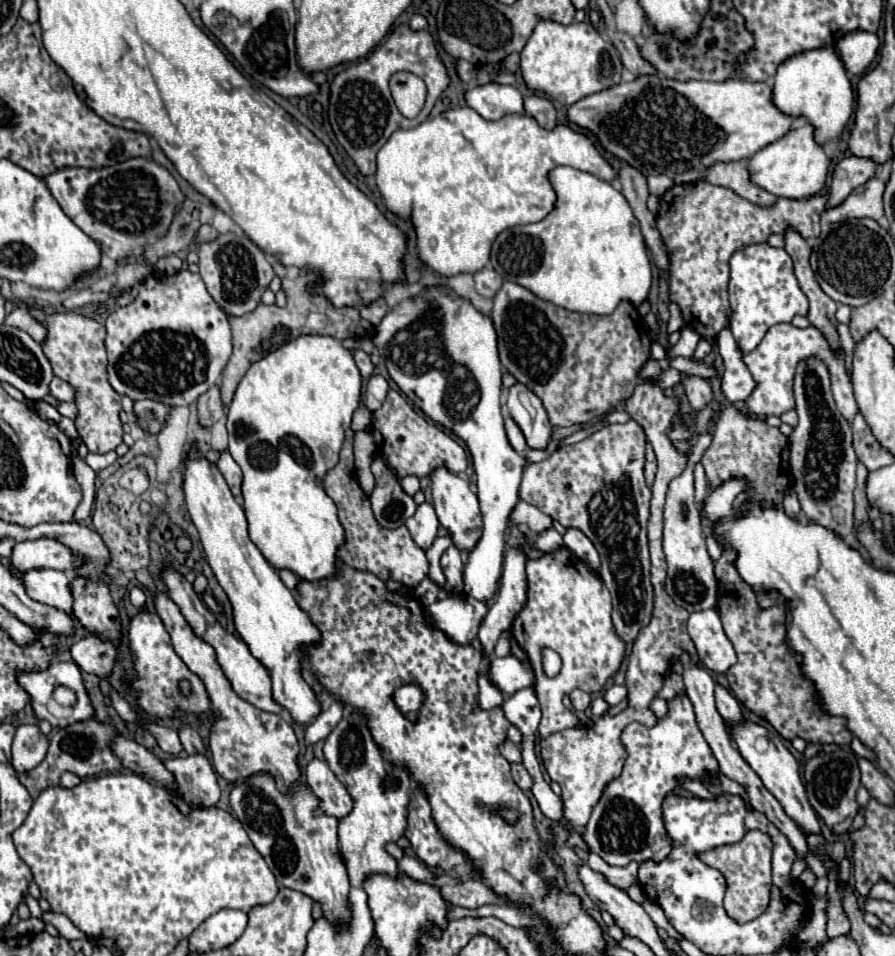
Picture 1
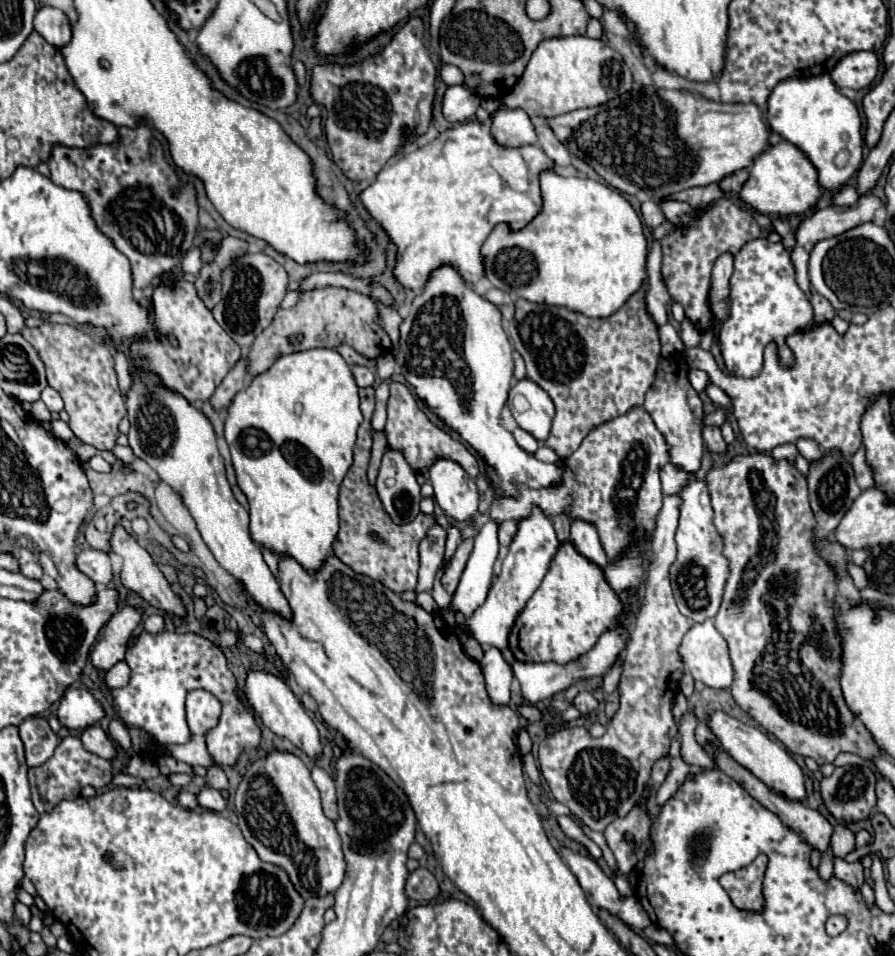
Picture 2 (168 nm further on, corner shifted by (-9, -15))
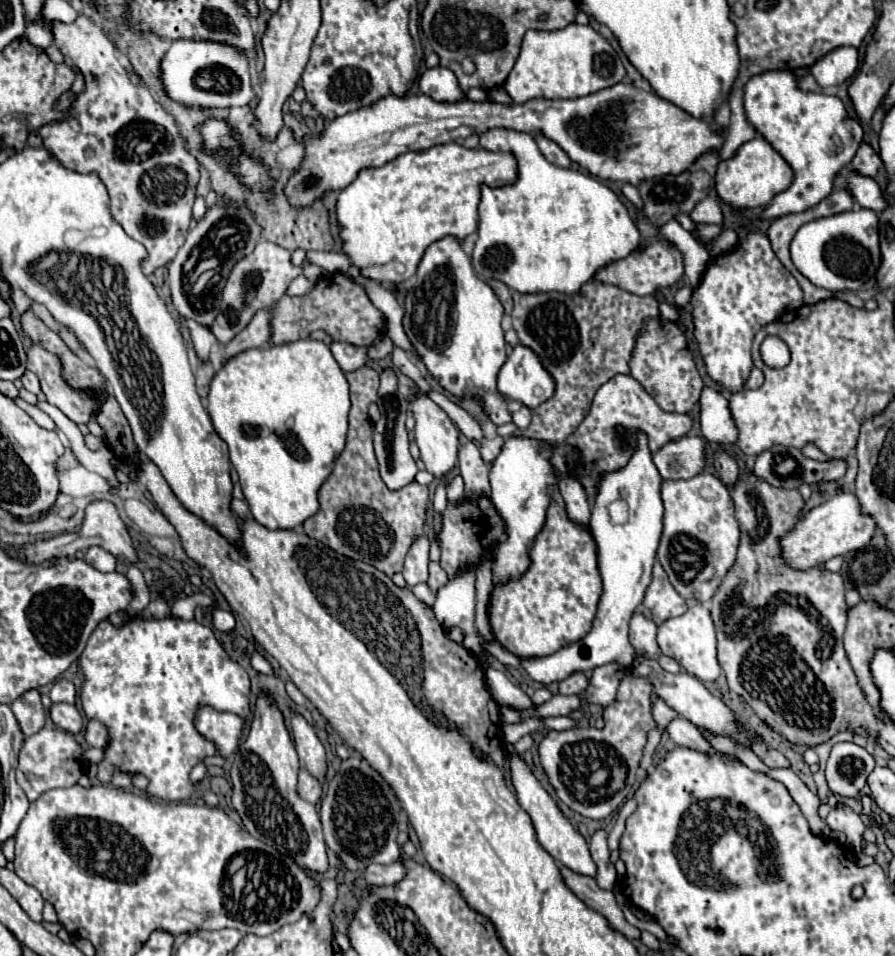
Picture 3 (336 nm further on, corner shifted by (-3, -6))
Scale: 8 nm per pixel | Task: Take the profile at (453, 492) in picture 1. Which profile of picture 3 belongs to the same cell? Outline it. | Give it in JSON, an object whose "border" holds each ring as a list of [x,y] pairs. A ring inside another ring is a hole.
{"border":[[[410,389],[408,393],[410,397],[410,409],[416,417],[416,427],[414,427],[414,439],[418,443],[418,449],[420,449],[420,457],[426,465],[426,469],[436,477],[444,477],[446,473],[452,471],[452,467],[456,465],[458,461],[458,429],[456,425],[452,423],[452,419],[426,395],[418,395],[414,389]]]}

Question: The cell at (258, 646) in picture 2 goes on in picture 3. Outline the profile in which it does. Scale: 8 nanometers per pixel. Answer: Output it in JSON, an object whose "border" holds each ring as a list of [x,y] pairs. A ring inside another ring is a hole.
{"border":[[[255,651],[251,657],[250,663],[251,666],[256,669],[256,671],[260,671],[260,673],[264,673],[264,675],[274,675],[274,671],[272,671],[272,665],[270,665],[265,657],[259,654],[257,651]]]}

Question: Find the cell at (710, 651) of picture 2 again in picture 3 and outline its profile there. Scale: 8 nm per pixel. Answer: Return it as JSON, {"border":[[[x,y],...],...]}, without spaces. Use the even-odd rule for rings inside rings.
{"border":[[[688,603],[688,611],[680,617],[666,619],[658,625],[656,641],[660,645],[662,655],[668,655],[680,663],[690,675],[696,675],[702,681],[716,681],[722,673],[716,659],[716,631],[710,611],[702,603]]]}

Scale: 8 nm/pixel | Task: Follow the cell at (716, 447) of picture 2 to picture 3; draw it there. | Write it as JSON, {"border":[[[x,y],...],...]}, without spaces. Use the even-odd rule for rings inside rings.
{"border":[[[720,449],[714,455],[714,467],[716,467],[722,483],[726,483],[726,487],[732,487],[738,481],[740,473],[738,473],[736,461],[730,455],[726,455],[724,451],[720,451]]]}

